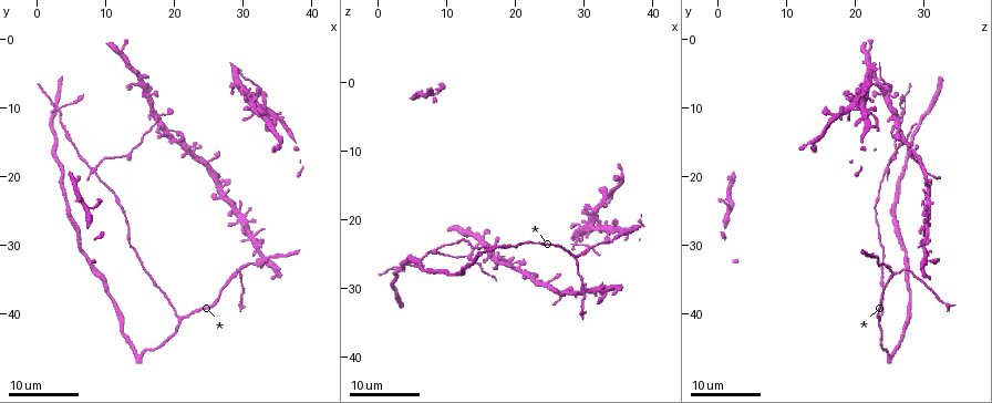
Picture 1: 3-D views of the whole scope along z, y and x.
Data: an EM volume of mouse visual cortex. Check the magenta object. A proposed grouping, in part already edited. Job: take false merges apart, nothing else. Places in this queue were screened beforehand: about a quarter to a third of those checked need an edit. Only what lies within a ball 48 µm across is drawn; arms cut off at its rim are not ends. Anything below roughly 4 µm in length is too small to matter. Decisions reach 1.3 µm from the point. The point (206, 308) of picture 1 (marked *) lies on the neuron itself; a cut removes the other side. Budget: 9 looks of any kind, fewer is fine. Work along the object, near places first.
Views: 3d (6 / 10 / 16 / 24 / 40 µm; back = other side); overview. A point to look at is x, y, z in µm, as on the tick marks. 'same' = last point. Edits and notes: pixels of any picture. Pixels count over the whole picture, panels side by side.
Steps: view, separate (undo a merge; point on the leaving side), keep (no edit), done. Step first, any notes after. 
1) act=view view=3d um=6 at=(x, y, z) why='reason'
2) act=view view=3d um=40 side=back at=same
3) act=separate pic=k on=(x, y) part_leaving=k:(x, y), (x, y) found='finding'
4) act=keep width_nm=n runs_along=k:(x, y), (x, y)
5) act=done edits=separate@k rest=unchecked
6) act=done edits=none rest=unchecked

act=view view=3d um=16 at=(29.0, 34.0, 25.5) why='a fork'

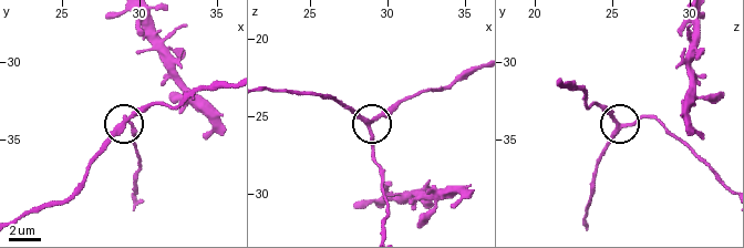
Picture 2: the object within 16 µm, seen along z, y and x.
act=view view=3d um=6 at=(28.8, 34.2, 25.4) why='zoom in'

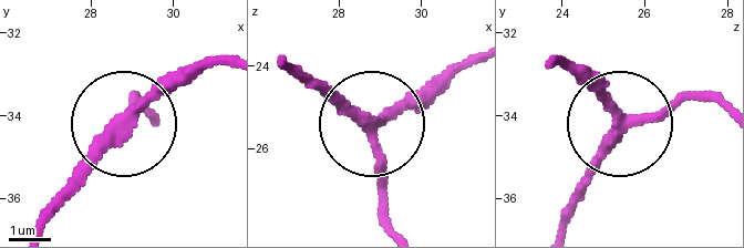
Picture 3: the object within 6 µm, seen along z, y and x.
act=keep side_arm_um=12 runs_along=3:(281, 69), (313, 75), (373, 121), (376, 224) found='one neuron here'

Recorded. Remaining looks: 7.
act=view view=3d um=16 at=(8.5, 19.0, 25.0) why='looks like a crossing'

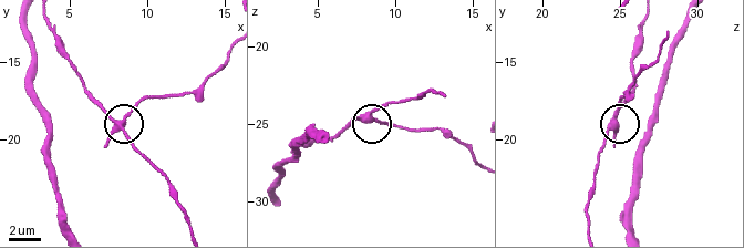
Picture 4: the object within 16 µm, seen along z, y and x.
act=view view=3d um=10 at=(8.2, 18.8, 24.6)

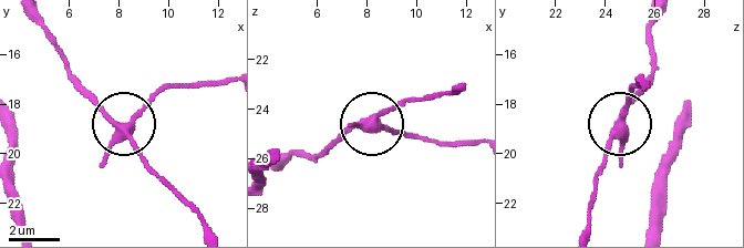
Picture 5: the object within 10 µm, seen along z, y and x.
act=separate pic=5 on=(147, 103) arms=4 part_leaving=5:(125, 125), (162, 91), (225, 83) found='a second neuron is stuck on'

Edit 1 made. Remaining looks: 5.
act=view view=overview why='redraw'

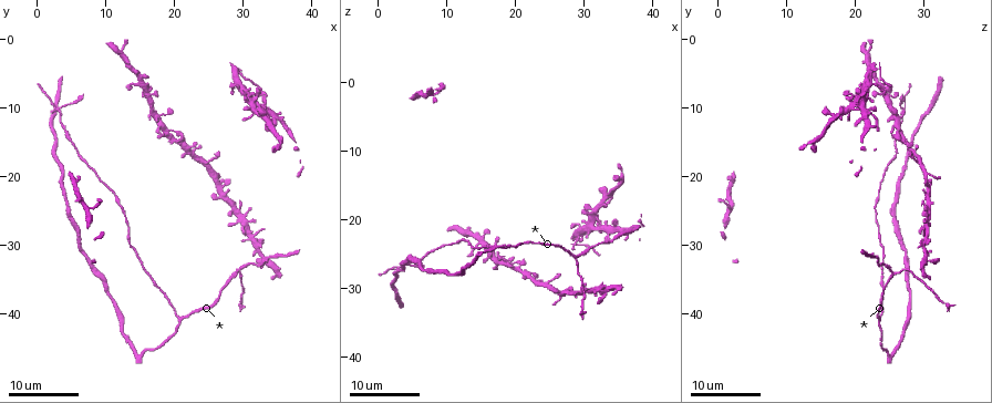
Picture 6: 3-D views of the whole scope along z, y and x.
act=view view=3d um=24 at=(21.0, 41.5, 23.5) why='three-way junction'

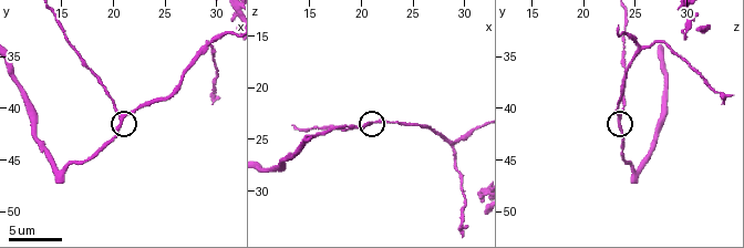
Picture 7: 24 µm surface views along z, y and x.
act=view view=3d um=6 at=(20.8, 41.2, 23.6) why='closer look'

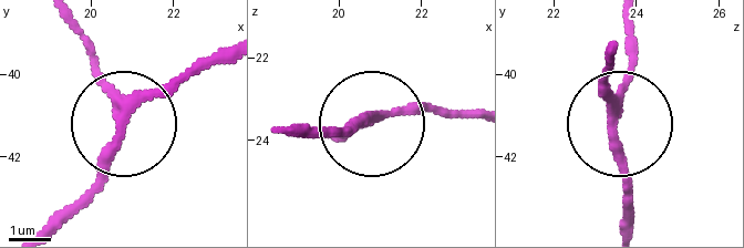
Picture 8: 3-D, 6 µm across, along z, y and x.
act=keep side_arm_um=48 runs_along=8:(607, 50), (613, 117), (628, 22) found='continuous, no second neuron'

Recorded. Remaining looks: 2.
act=view view=3d um=24 at=(3.0, 10.5, 27.0) why='four or more arms meet'

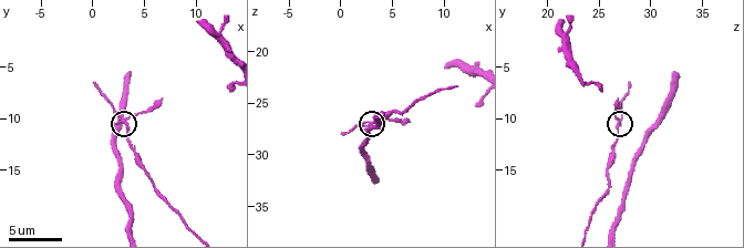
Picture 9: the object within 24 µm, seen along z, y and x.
act=view view=3d um=10 at=(3.0, 10.0, 27.2)

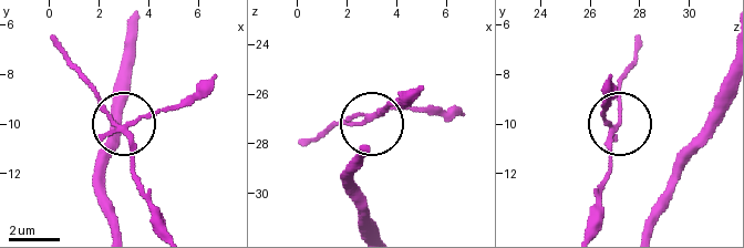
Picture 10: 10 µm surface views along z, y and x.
act=separate pic=10 on=(155, 115) part_leaving=10:(611, 130), (606, 109), (611, 74) found='two neurons meet here'

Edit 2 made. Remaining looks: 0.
act=done edits=separate@5,separate@10 rest=unchecked

